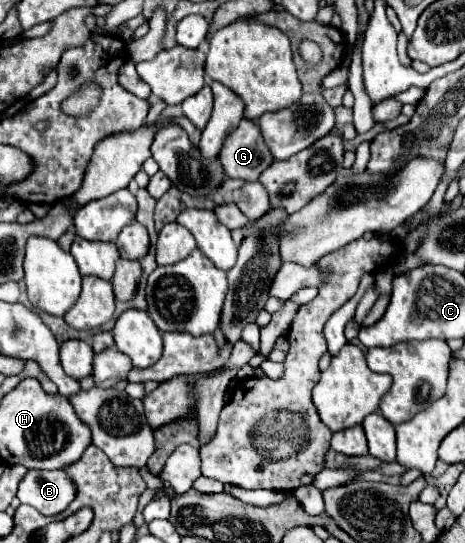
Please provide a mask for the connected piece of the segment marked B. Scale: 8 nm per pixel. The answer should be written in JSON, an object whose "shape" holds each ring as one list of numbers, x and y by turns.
{"shape":[[29,469,19,483,17,499,35,507,43,515,57,515,75,497,75,485,65,471]]}

